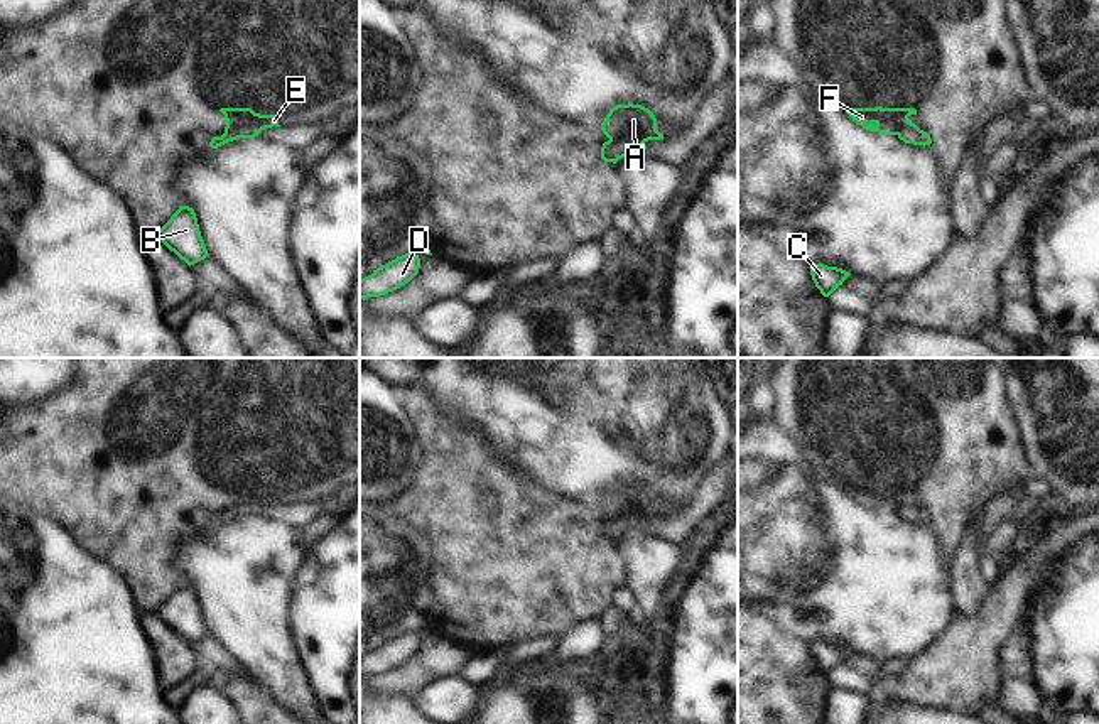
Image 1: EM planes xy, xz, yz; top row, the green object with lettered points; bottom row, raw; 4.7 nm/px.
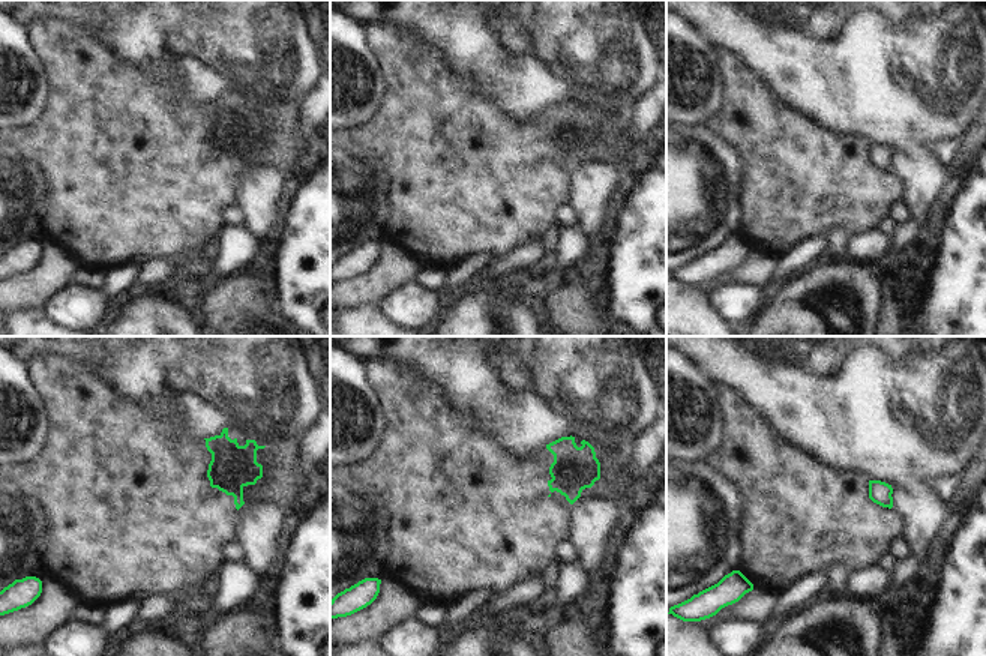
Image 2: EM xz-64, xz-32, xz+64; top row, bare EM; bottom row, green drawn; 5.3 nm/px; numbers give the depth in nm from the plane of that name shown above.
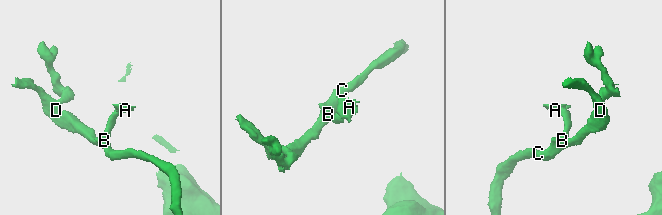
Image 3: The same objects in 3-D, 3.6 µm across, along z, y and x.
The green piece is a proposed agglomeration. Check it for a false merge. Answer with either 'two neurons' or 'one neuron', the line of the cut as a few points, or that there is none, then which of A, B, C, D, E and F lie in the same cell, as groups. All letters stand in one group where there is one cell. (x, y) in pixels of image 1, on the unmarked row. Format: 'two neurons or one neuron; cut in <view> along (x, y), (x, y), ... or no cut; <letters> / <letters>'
two neurons; cut in xz along (633, 520), (622, 518), (601, 529); A E F / B C D

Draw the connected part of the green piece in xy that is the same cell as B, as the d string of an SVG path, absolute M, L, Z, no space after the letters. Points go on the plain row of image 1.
M181 584L155 614L189 645L208 635L196 591L189 584Z

